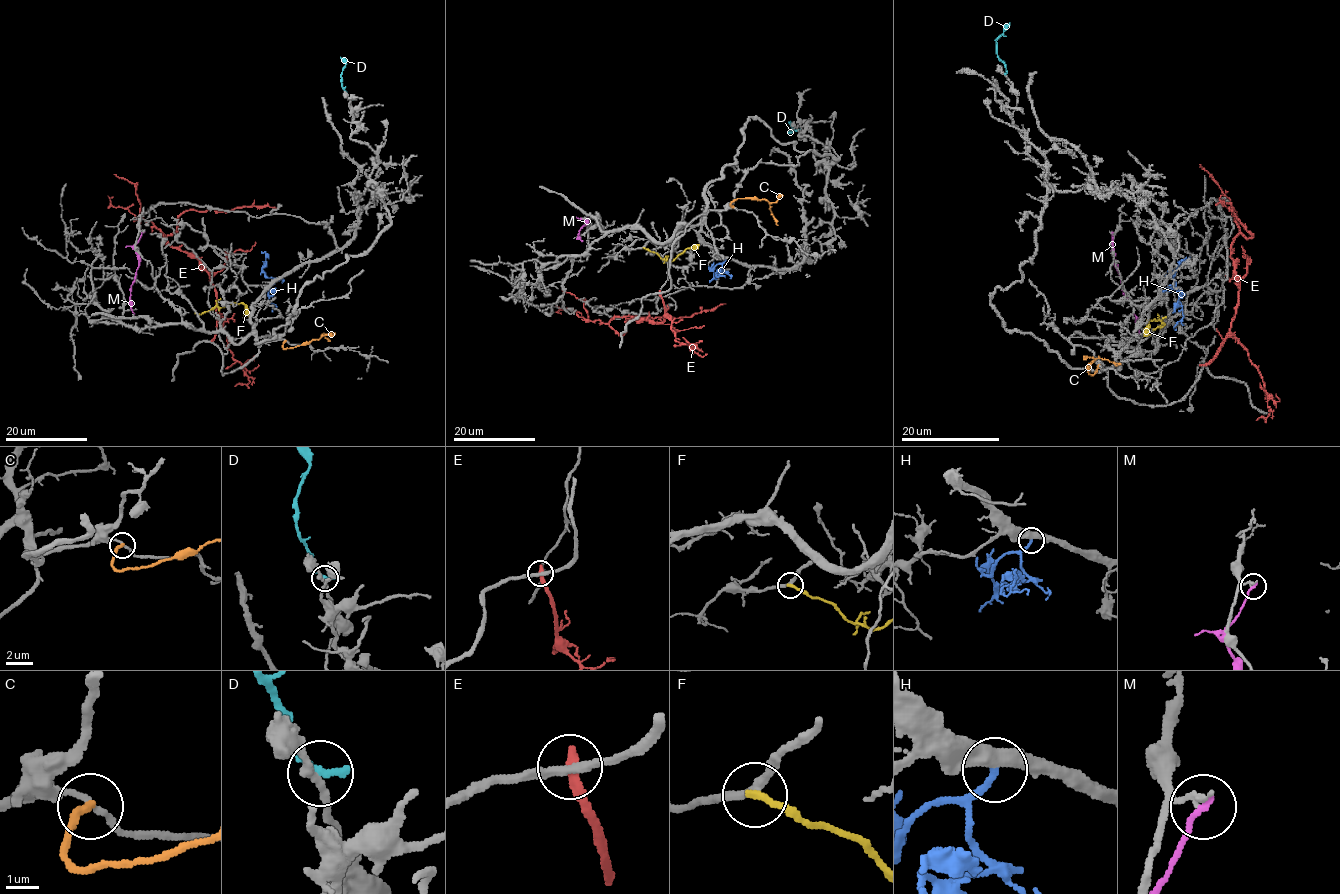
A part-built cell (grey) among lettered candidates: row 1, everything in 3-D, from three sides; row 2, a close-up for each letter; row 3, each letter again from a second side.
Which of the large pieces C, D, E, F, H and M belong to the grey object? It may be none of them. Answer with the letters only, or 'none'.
H

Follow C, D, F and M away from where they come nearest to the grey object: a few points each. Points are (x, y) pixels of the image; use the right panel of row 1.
C: (1099, 365), (1089, 374), (1089, 363), (1096, 359), (1120, 364)
D: (1005, 74), (1005, 64), (997, 54), (996, 39), (1009, 22)
F: (1147, 332), (1163, 325), (1159, 320), (1149, 320), (1144, 336)
M: (1112, 233), (1123, 294), (1133, 307), (1140, 333)

